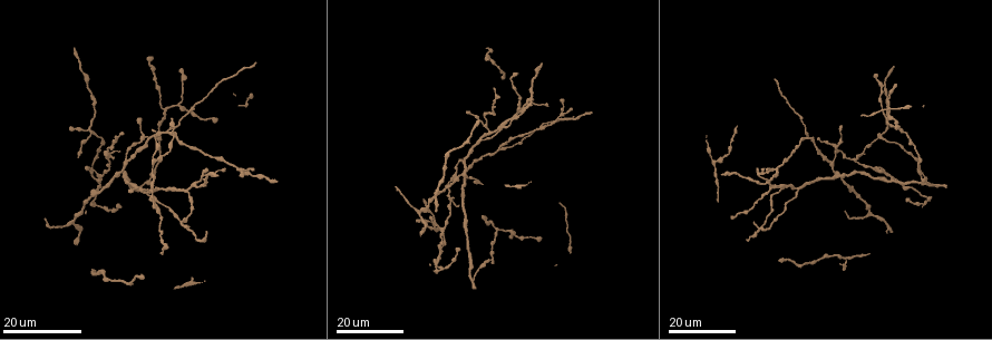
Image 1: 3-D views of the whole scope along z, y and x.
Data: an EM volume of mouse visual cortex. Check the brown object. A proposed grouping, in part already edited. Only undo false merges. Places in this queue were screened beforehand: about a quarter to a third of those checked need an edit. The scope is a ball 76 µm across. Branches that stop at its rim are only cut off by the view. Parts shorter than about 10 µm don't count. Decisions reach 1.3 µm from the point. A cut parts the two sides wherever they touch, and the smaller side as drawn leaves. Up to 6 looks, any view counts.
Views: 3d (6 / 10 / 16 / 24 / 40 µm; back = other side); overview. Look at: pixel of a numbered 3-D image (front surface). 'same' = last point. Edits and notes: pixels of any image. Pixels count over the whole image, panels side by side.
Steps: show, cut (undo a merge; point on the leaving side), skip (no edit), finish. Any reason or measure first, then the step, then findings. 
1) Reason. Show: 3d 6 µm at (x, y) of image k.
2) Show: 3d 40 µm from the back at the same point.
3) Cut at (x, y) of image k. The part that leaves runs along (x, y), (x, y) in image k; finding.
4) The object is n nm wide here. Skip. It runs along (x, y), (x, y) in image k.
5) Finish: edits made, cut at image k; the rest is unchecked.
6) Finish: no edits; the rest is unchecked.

Thin arm on a thick one. Show: 3d 16 µm at (482, 137) of image 1.

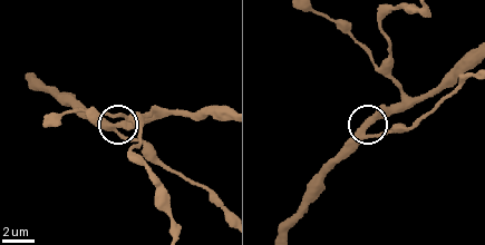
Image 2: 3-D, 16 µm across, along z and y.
Closer look. Show: 3d 6 µm at (365, 135) of image 2.

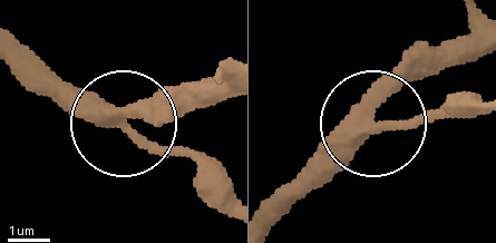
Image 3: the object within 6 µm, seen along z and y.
From behind. Show: 3d 6 µm from the back at (375, 124) of image 3.

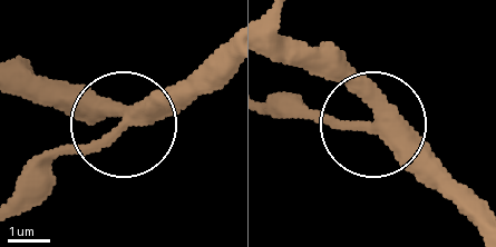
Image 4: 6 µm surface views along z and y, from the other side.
The side arm is 29 µm long. Skip. It runs along (229, 37), (100, 139), (30, 160) in image 4; all the same cell.

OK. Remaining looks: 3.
Three arms meet. Show: 3d 24 µm at (809, 136) of image 1.

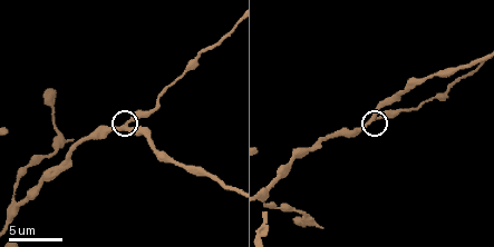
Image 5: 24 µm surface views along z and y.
Show: 3d 10 µm at (372, 115) of image 5.

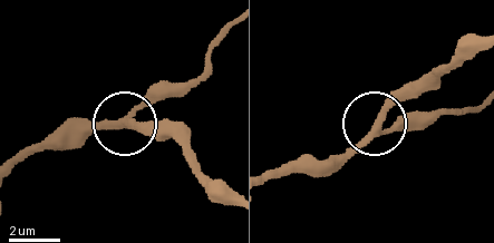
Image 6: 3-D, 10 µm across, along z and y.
Closer look. Show: 3d 6 µm at (376, 128) of image 6.

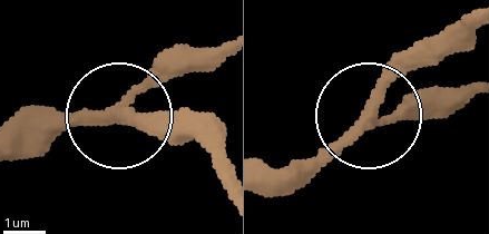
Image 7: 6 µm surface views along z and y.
3 arms meet here. Skip. It runs along (19, 153), (115, 114), (185, 50) in image 7; all the same cell.

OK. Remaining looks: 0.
Finish: no edits; the rest is unchecked.

